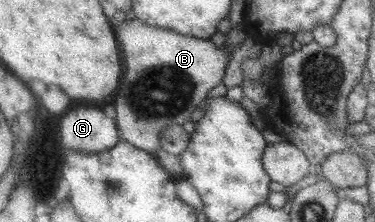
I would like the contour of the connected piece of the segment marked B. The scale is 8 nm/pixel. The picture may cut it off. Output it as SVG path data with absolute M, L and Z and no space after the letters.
M135 18L113 26L123 59L123 73L111 100L116 109L116 125L121 139L148 153L162 152L160 134L172 125L189 121L200 101L222 83L229 64L226 47L240 46L247 38L240 24L227 35L230 40L216 47L211 40L182 35L178 31L154 27Z

